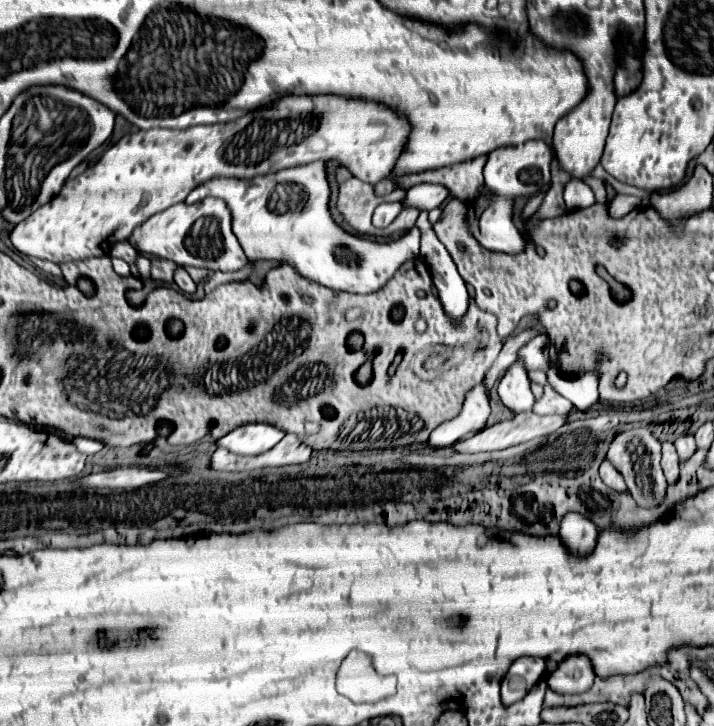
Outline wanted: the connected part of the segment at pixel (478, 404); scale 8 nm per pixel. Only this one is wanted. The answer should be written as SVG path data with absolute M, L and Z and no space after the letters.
M480 382L480 384L476 384L476 386L466 394L462 412L460 412L456 418L452 418L452 420L448 420L448 422L442 422L438 428L432 430L432 434L430 434L430 438L428 438L428 444L430 444L432 448L452 446L452 444L456 444L460 438L480 432L480 430L486 426L488 416L490 416L488 392L486 392L484 382Z

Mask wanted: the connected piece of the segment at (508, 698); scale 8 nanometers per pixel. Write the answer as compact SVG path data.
M522 656L520 660L516 660L502 680L500 690L502 704L510 706L512 702L524 698L524 694L536 684L536 678L540 678L542 674L544 674L544 660L532 656Z

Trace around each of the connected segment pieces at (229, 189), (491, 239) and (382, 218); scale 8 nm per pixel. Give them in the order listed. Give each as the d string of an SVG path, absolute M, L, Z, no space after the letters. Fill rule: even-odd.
M320 160L320 162L312 162L312 164L304 164L304 166L294 166L294 168L286 168L286 170L280 170L280 172L270 172L270 174L264 174L264 176L254 176L254 178L250 178L250 180L238 180L238 178L214 178L214 180L208 180L206 184L200 184L200 186L198 186L198 188L196 188L196 190L194 190L194 192L192 192L192 194L190 194L188 198L186 198L186 202L188 202L188 204L194 204L194 202L200 202L200 200L204 200L206 196L214 196L214 198L220 198L220 200L224 200L224 202L228 204L228 208L230 208L230 212L232 212L232 220L234 220L234 234L236 234L236 238L238 238L238 242L240 242L240 246L244 248L244 252L246 252L246 256L248 256L248 260L250 260L250 262L256 262L256 260L274 260L274 262L278 262L278 264L288 264L288 266L292 266L292 268L294 268L294 270L296 270L296 272L298 272L300 276L304 276L304 278L308 278L308 280L312 280L312 282L318 282L318 284L322 284L322 286L326 286L326 288L332 288L332 290L334 290L336 294L340 294L340 292L344 292L344 291L354 293L354 294L372 294L373 292L380 290L380 288L382 288L382 286L384 286L386 282L388 282L388 280L390 280L390 278L394 276L394 272L396 272L398 268L400 268L400 266L402 266L402 264L406 262L406 260L412 260L412 258L416 258L416 256L418 256L418 250L420 250L420 232L418 232L418 228L414 228L414 230L410 230L410 232L406 232L406 234L402 236L402 240L394 240L394 242L372 242L372 240L362 240L360 236L356 236L356 234L352 234L352 232L348 232L348 230L345 230L340 226L338 226L338 224L334 222L334 218L332 218L332 214L330 214L330 206L328 206L328 204L330 204L330 184L328 184L328 176L326 176L326 162L322 162L322 160ZM280 182L292 182L292 184L286 184L284 188L280 188ZM282 196L300 196L300 198L298 198L296 202L288 202L288 200L282 200ZM280 200L282 200L282 202L286 202L286 204L290 206L290 210L294 210L294 206L296 206L296 204L298 204L300 200L302 200L302 202L298 204L298 208L296 208L296 212L284 212L284 214L280 214ZM340 247L344 247L346 248L346 250L348 250L348 252L350 252L350 258L346 258L346 256L344 256L344 258L340 258L340 256L338 256L338 254L340 254Z
M532 140L522 146L498 148L492 152L484 166L484 184L496 194L496 198L488 204L478 217L478 226L470 231L476 240L488 248L498 252L520 252L524 248L522 235L513 223L513 206L518 196L530 196L550 180L550 164L552 164L552 148L544 140Z
M400 202L380 204L373 213L372 224L376 224L376 226L388 226L398 216L400 210L402 210Z

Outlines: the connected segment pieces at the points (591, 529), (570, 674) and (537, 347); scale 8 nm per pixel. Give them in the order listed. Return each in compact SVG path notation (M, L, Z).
M570 512L560 524L560 542L572 552L572 556L590 556L598 542L598 530L590 520Z
M566 656L548 676L548 686L560 694L580 694L592 686L594 676L588 656Z
M538 334L536 338L532 338L528 344L524 344L524 348L520 348L518 352L518 360L524 360L524 368L530 370L548 370L548 336L546 334Z

